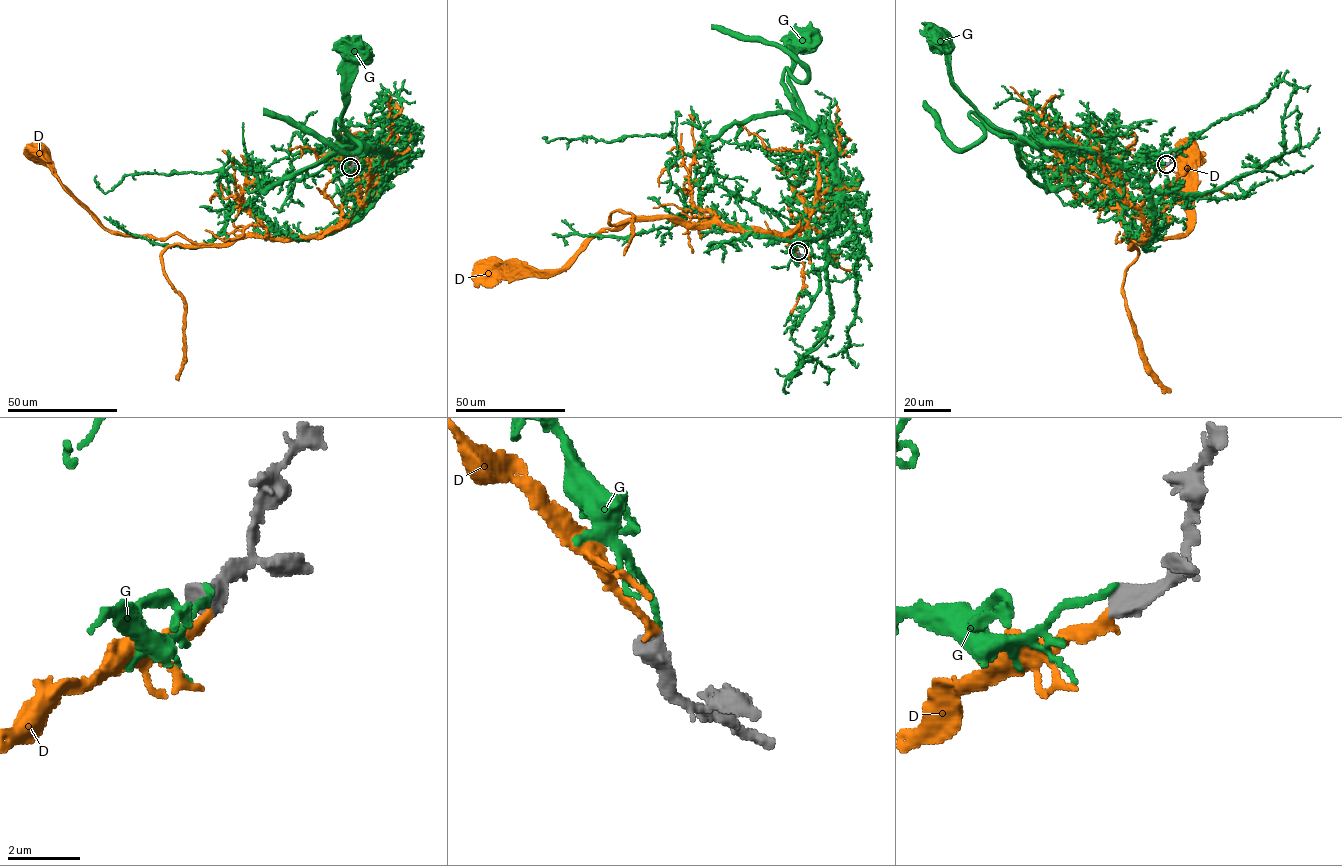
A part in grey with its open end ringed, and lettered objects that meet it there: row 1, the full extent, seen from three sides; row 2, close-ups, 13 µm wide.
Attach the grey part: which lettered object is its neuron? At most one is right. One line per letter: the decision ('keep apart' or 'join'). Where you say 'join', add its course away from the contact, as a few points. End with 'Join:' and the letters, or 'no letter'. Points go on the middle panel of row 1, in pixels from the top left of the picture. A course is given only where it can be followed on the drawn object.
D: join; it runs (798, 251), (773, 232), (789, 239), (785, 234), (646, 217), (602, 229), (561, 268), (493, 274), (490, 271)
G: keep apart
Join: D

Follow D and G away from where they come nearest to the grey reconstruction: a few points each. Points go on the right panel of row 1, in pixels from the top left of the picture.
D: (1166, 164), (1145, 188), (1148, 233), (1130, 247), (1135, 236), (1186, 232), (1188, 147)
G: (1166, 163), (1131, 161), (1112, 177), (1046, 190), (1020, 159), (1026, 141), (997, 129), (959, 91), (940, 44)

